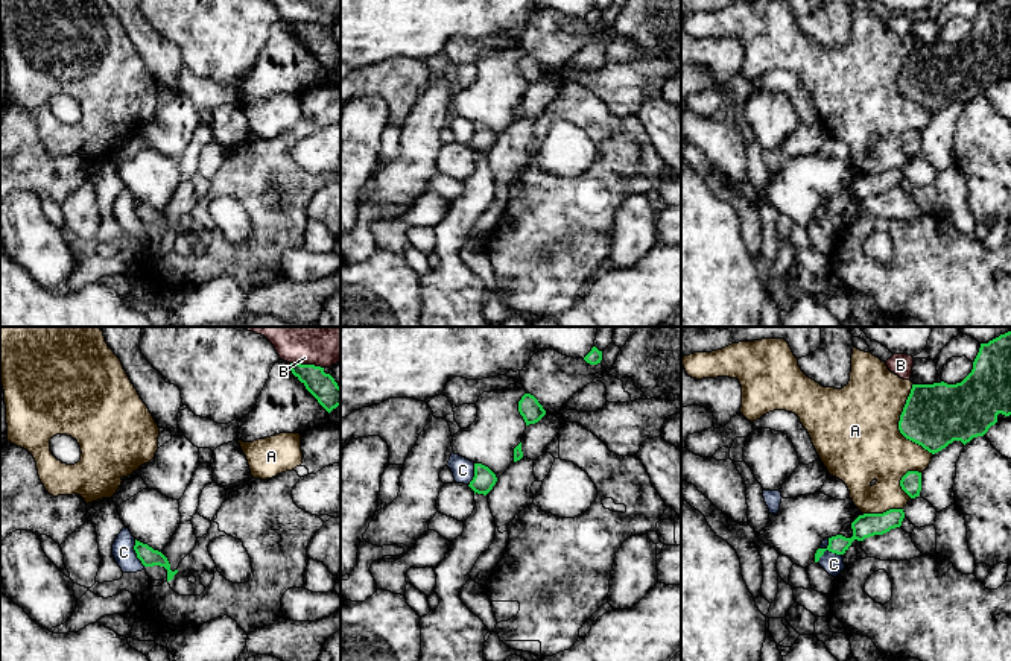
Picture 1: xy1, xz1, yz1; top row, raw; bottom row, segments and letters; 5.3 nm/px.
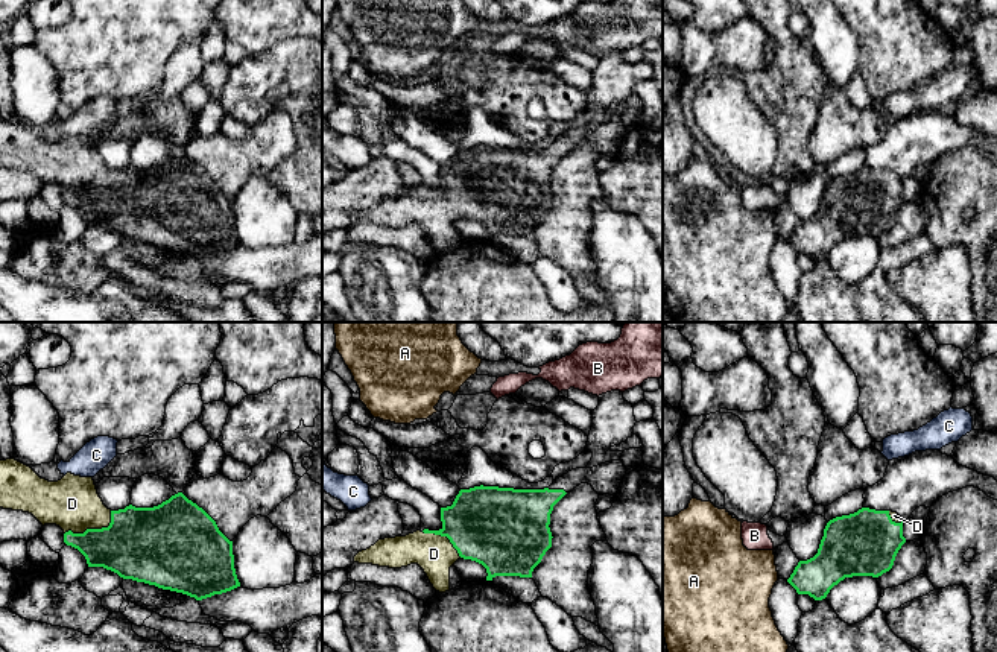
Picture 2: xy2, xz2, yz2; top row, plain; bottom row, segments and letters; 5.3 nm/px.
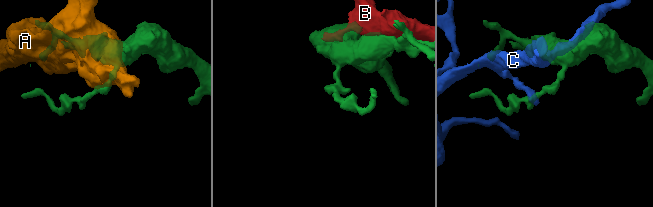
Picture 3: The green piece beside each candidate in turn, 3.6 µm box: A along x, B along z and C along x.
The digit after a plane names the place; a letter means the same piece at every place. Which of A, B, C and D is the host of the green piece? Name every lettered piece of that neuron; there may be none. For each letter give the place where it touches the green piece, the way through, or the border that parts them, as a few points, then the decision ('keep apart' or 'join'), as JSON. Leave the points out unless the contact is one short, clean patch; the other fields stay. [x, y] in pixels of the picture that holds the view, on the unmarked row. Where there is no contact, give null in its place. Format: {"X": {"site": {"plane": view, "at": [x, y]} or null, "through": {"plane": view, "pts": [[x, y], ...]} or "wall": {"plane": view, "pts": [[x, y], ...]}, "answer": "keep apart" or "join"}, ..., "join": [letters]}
{"A": {"site": {"plane": "yz1", "at": [899, 84]}, "answer": "keep apart"}, "B": {"site": {"plane": "xy1", "at": [307, 25]}, "answer": "keep apart"}, "C": {"site": {"plane": "yz1", "at": [824, 210]}, "wall": {"plane": "yz1", "pts": [[829, 198], [824, 213], [817, 221]]}, "answer": "keep apart"}, "D": {"site": {"plane": "xy2", "at": [93, 189]}, "through": {"plane": "xy2", "pts": [[137, 204], [107, 198], [93, 189], [72, 163]]}, "answer": "join"}, "join": ["D"]}

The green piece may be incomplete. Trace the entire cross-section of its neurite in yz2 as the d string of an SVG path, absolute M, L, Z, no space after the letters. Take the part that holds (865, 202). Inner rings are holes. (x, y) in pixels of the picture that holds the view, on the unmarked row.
M869 167L830 179L818 213L799 220L787 242L798 254L822 260L845 237L881 236L906 202L903 181L897 172Z

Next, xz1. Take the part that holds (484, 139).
M474 123L474 137L468 144L474 150L474 153L477 152L486 155L493 149L496 141L497 137L488 126Z

